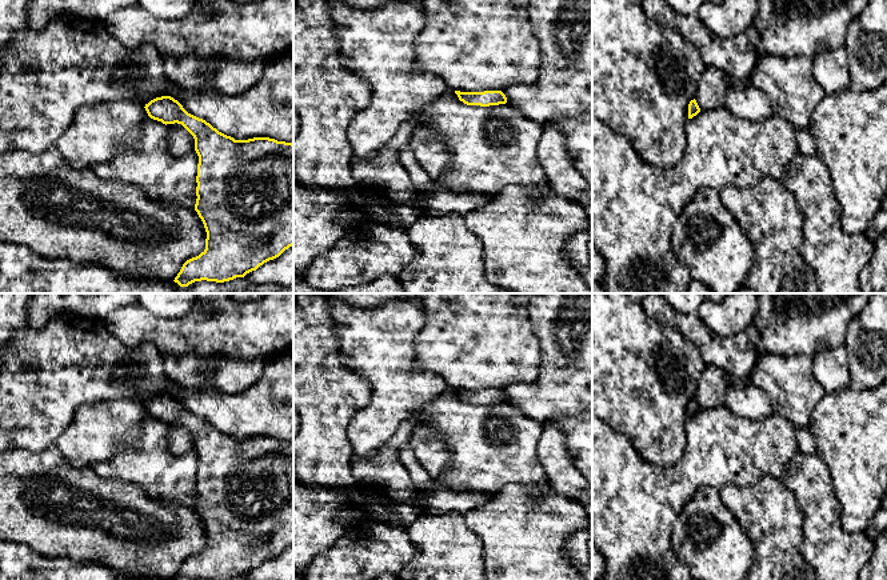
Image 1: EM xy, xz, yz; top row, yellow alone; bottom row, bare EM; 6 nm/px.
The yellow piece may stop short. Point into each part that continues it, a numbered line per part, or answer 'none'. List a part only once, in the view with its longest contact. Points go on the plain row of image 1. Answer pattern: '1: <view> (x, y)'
none

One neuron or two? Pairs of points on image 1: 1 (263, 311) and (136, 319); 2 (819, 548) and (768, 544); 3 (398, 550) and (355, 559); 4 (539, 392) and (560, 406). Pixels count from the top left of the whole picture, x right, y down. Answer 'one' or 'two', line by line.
1: one
2: two
3: one
4: one

